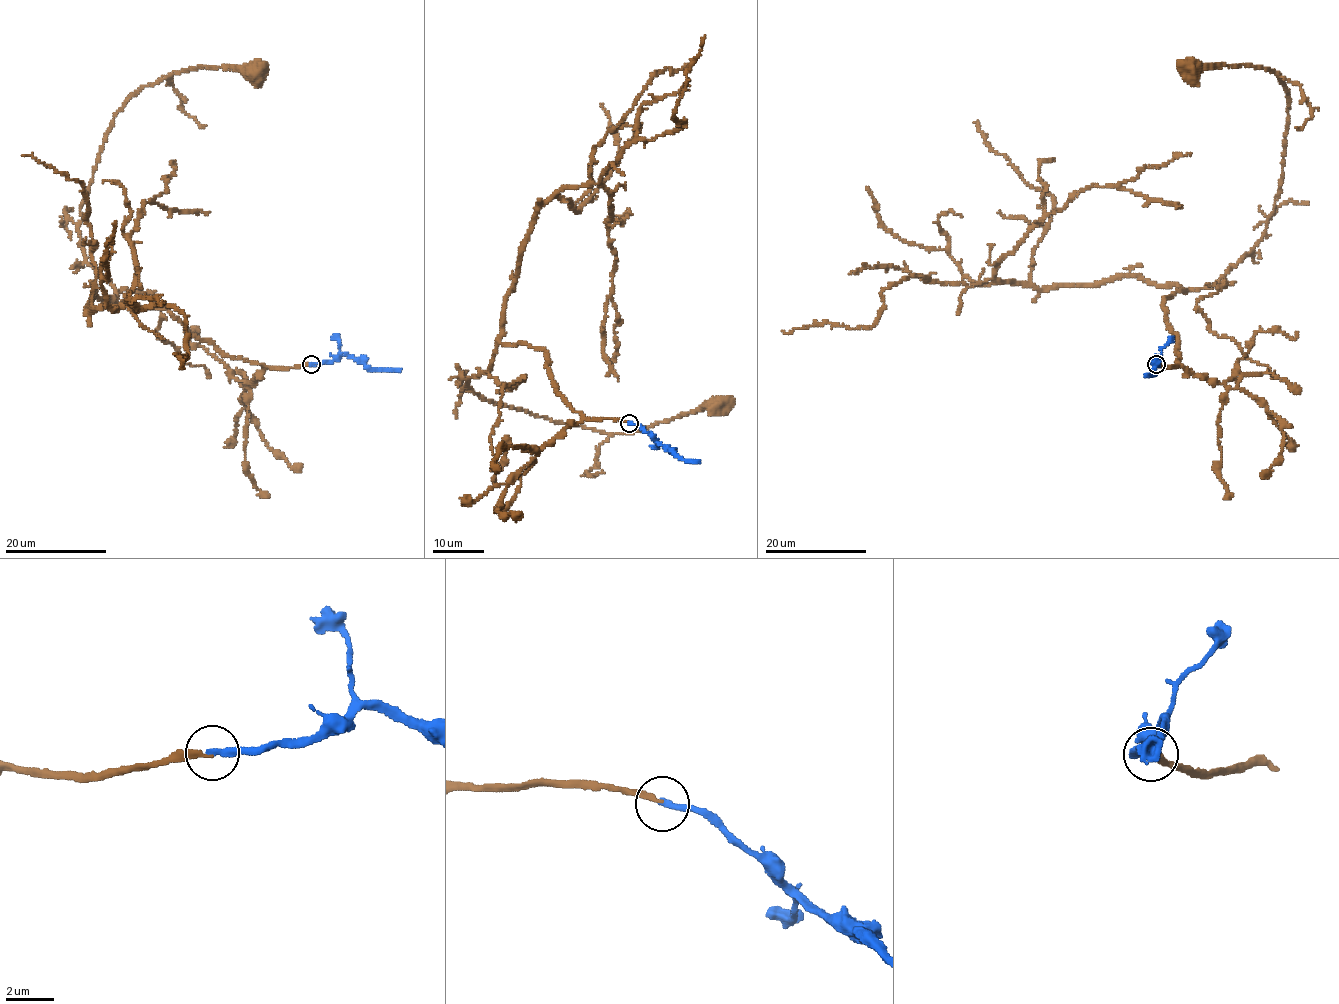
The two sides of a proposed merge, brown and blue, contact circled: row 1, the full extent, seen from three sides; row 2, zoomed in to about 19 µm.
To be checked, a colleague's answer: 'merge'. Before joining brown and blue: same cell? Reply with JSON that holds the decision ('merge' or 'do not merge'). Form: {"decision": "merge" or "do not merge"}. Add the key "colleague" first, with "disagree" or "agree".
{"colleague": "agree", "decision": "merge"}

